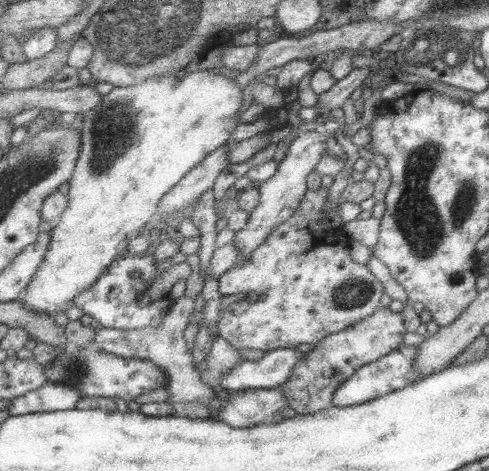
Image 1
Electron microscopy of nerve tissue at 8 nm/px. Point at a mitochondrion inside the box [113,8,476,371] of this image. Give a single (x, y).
(445, 55)

